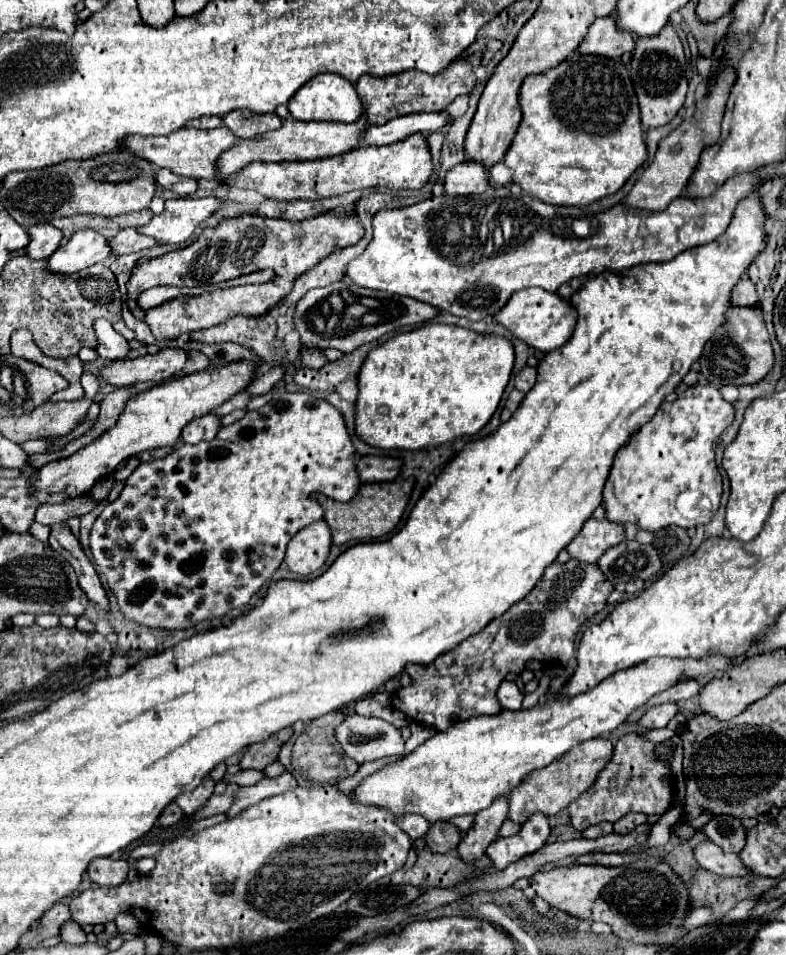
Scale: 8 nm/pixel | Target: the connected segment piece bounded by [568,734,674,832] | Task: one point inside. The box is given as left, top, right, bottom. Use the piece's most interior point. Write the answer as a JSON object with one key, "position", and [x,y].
{"position":[635,780]}

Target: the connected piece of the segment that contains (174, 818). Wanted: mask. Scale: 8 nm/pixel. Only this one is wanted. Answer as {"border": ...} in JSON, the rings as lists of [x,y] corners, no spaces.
{"border":[[[172,802],[172,804],[168,804],[168,808],[160,814],[158,824],[160,824],[160,826],[172,826],[172,824],[180,822],[182,816],[184,816],[184,812],[180,810],[180,806],[178,806],[176,802]]]}

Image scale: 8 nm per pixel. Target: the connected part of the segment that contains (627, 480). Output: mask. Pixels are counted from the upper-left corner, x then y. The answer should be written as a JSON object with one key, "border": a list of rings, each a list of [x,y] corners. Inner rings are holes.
{"border":[[[694,384],[678,400],[660,404],[654,418],[614,458],[604,486],[606,520],[634,522],[650,532],[672,524],[684,530],[708,524],[722,496],[722,476],[712,460],[712,444],[732,420],[734,406],[710,384]]]}

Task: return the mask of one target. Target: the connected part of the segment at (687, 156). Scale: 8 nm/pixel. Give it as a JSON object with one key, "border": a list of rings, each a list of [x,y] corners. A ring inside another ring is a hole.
{"border":[[[724,68],[718,74],[718,80],[712,84],[712,92],[706,94],[696,104],[696,112],[694,112],[692,120],[682,122],[676,130],[672,130],[660,142],[654,160],[644,168],[644,172],[632,186],[630,194],[624,198],[624,202],[622,202],[624,206],[644,208],[644,210],[664,210],[674,198],[678,198],[684,192],[686,182],[690,180],[702,150],[720,138],[720,120],[722,120],[724,106],[726,106],[728,94],[730,94],[730,84],[734,82],[734,78],[736,78],[736,72],[732,68]]]}

